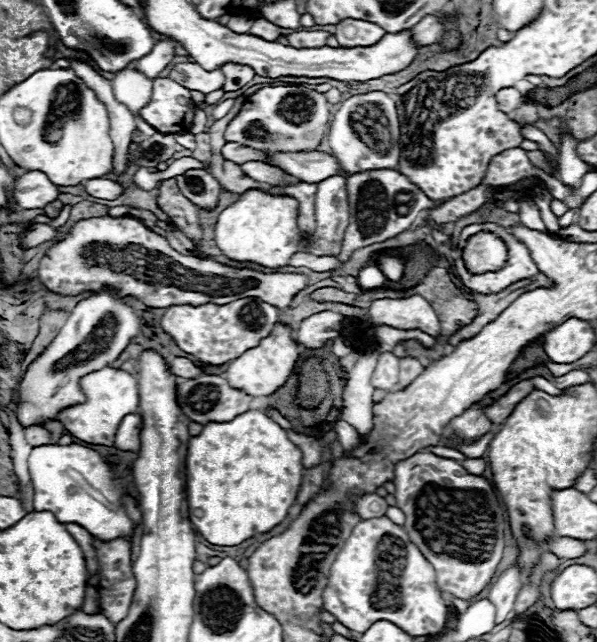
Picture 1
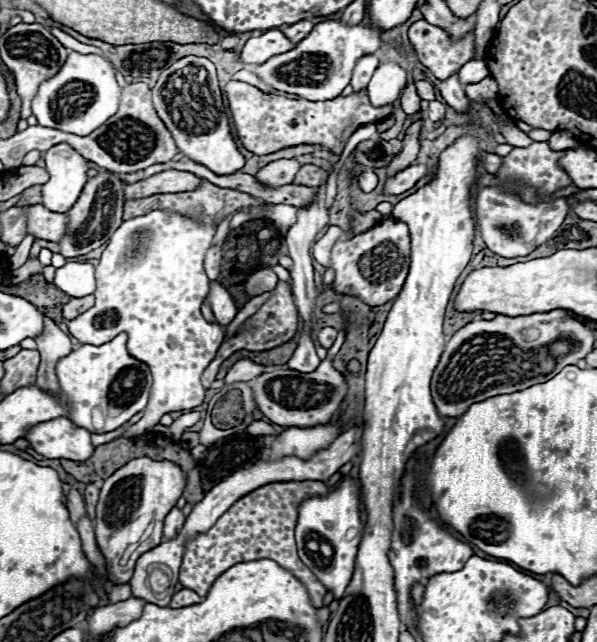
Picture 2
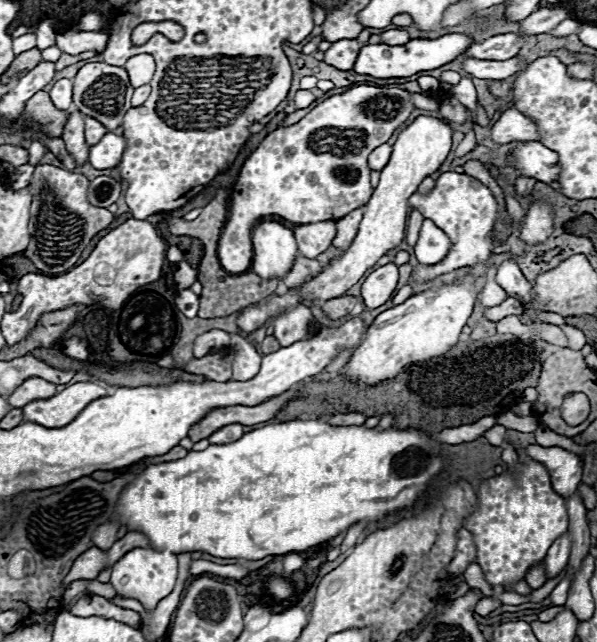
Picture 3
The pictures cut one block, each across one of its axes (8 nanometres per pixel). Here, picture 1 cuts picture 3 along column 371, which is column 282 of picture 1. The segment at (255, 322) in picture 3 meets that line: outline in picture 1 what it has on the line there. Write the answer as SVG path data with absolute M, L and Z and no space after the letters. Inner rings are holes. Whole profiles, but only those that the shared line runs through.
M250 190L220 214L214 228L216 246L226 258L236 262L254 262L272 270L288 266L290 258L298 252L298 242L302 240L296 226L296 208L298 202L294 198L270 196L260 190Z

